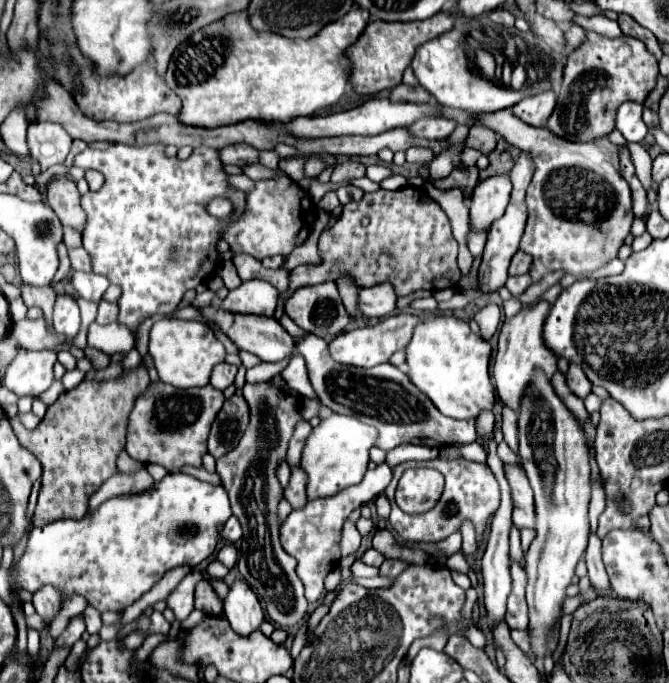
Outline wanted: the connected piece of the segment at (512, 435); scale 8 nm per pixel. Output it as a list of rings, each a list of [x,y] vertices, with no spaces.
[[[503,405],[502,409],[502,432],[503,439],[508,446],[518,454],[518,417],[517,413],[512,411],[509,407]]]

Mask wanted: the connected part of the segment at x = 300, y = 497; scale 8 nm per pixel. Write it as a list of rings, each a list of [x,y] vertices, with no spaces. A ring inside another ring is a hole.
[[[300,465],[292,467],[290,483],[288,483],[288,487],[284,489],[284,497],[292,503],[294,509],[296,509],[296,507],[302,507],[302,505],[306,503],[306,495],[304,495],[304,491],[306,491],[306,481],[308,481],[308,477],[306,477],[306,473],[302,471],[302,467],[300,467]]]

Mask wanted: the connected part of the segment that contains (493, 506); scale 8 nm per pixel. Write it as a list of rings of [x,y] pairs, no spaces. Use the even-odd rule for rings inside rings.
[[[432,459],[426,463],[402,463],[398,467],[394,467],[394,479],[390,481],[390,485],[384,489],[384,493],[388,495],[390,503],[392,503],[392,513],[390,513],[390,527],[394,529],[394,533],[406,541],[406,543],[432,543],[432,541],[442,541],[448,535],[460,531],[464,521],[472,521],[474,529],[476,529],[476,543],[482,543],[484,531],[488,527],[488,519],[498,511],[500,507],[500,489],[498,483],[492,475],[492,471],[486,465],[474,463],[474,461],[466,461],[466,459],[456,459],[456,461],[444,461],[444,459]],[[408,467],[432,467],[438,469],[444,479],[446,479],[446,487],[442,493],[442,499],[436,503],[434,509],[430,509],[428,513],[420,513],[420,515],[408,515],[402,513],[402,509],[396,505],[394,501],[394,491],[396,491],[396,483],[400,479],[400,475],[408,469]]]

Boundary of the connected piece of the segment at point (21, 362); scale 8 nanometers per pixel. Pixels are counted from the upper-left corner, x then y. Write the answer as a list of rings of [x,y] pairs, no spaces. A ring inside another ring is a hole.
[[[20,349],[16,359],[8,365],[2,385],[18,397],[38,397],[54,381],[56,353],[52,351],[26,351]]]

